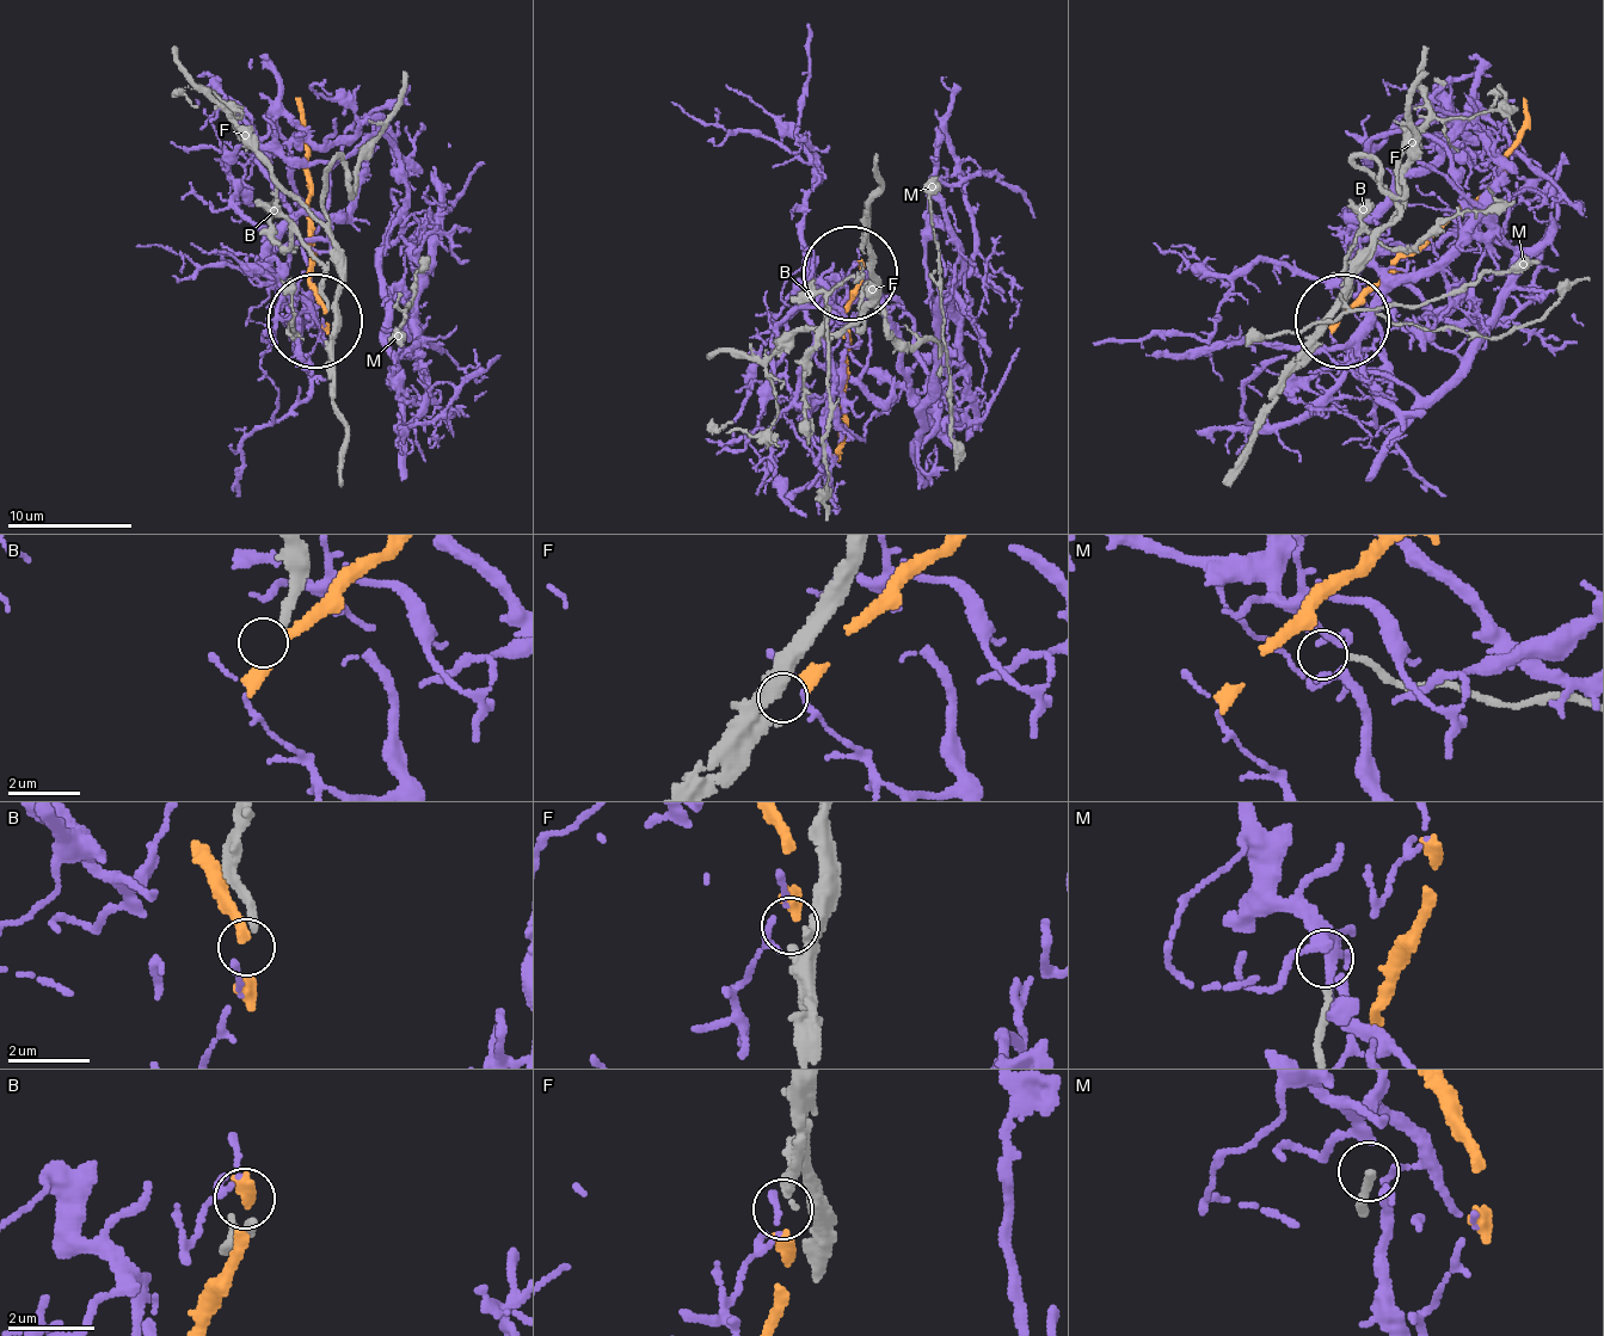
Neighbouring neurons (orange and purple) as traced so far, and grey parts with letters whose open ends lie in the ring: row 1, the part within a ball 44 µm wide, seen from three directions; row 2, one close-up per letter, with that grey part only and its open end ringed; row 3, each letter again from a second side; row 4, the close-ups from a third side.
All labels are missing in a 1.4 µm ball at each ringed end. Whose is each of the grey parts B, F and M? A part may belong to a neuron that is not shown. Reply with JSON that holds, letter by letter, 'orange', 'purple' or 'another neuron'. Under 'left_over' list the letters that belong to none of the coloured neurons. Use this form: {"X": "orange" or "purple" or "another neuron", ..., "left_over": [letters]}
{"B": "another neuron", "F": "orange", "M": "another neuron", "left_over": ["B", "M"]}

